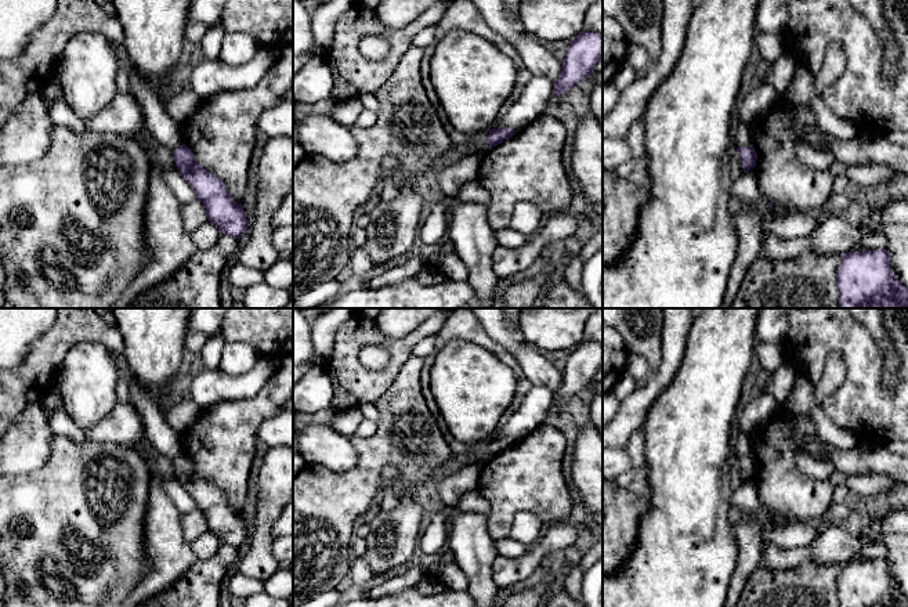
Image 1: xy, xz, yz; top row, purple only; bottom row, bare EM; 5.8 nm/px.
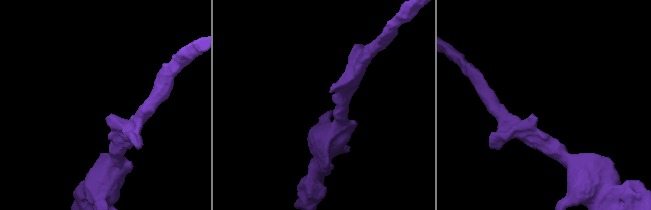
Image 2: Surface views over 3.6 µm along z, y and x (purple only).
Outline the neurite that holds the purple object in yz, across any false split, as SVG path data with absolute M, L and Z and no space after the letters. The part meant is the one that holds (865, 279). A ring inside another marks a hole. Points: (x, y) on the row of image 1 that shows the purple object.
M886 249L846 252L838 270L839 308L908 308L905 288L890 267Z

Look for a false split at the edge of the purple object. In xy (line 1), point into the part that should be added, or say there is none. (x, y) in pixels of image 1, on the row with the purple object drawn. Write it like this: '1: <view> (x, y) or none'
1: none

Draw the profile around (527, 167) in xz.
M543 113L482 155L477 181L491 195L488 223L493 231L509 227L513 209L520 202L533 203L545 218L567 210L572 200L572 185L562 162L564 141L565 127L561 119Z

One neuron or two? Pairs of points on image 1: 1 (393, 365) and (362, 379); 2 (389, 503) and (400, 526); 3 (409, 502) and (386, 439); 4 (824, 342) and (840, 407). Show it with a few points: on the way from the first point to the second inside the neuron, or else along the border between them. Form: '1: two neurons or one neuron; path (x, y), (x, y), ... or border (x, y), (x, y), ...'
1: one neuron; path (386, 372), (379, 379), (369, 379)
2: two neurons; border (397, 491), (394, 508), (382, 509), (379, 506)
3: two neurons; border (397, 490), (412, 490), (416, 492)
4: one neuron; path (843, 349), (853, 358), (853, 387)

